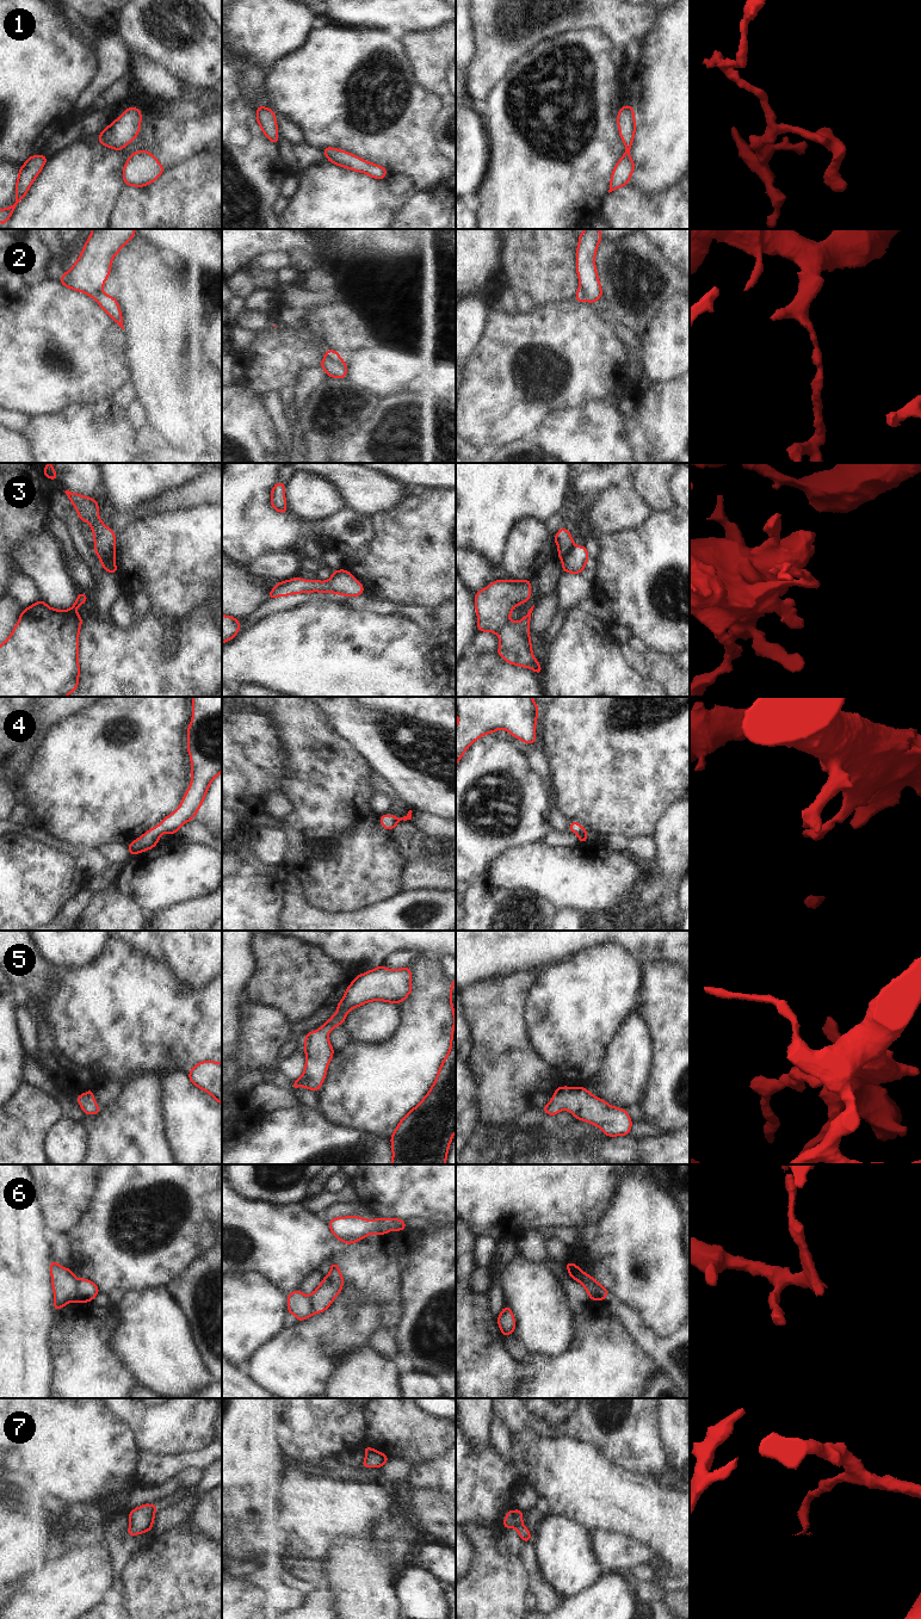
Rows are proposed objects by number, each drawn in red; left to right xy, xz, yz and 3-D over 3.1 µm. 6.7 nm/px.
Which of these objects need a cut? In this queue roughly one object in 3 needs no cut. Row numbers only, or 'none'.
2, 3, 6

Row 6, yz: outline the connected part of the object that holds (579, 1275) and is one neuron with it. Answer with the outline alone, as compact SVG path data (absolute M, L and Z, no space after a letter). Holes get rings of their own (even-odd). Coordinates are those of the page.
M564 1265L564 1268L568 1268L568 1267ZM569 1269L569 1277L581 1283L582 1286L586 1289L589 1298L591 1299L593 1298L593 1287L586 1283L587 1273L582 1271L570 1271Z

